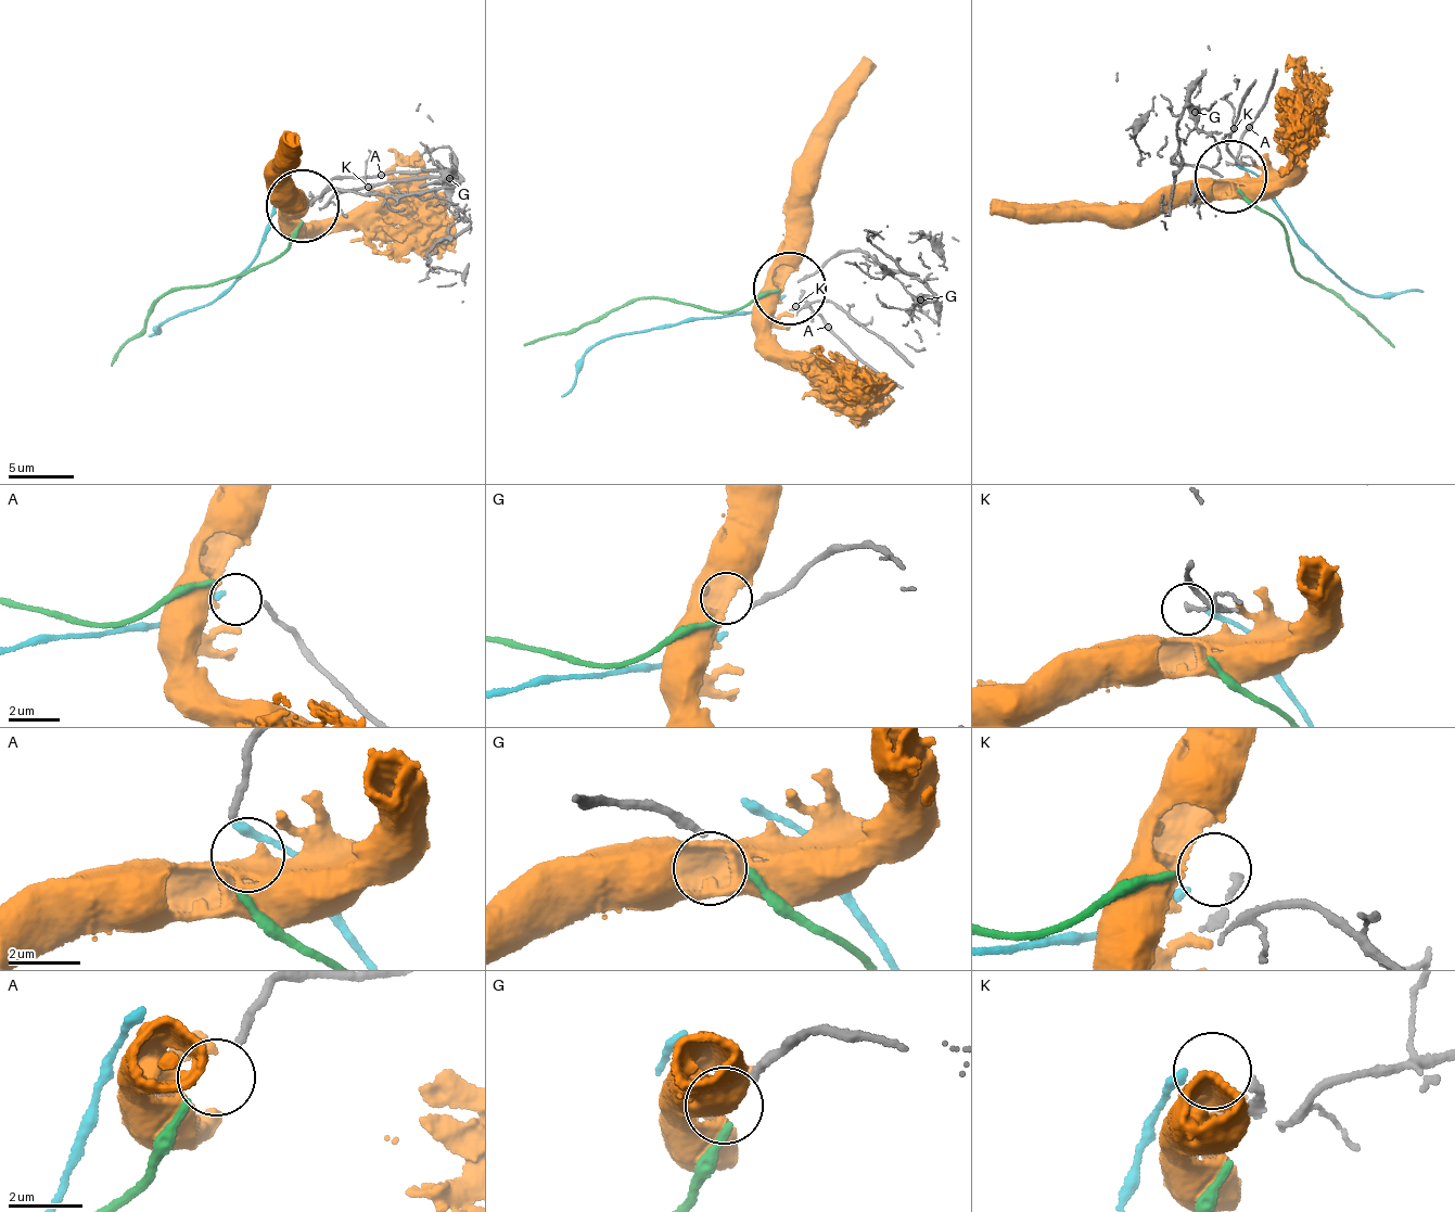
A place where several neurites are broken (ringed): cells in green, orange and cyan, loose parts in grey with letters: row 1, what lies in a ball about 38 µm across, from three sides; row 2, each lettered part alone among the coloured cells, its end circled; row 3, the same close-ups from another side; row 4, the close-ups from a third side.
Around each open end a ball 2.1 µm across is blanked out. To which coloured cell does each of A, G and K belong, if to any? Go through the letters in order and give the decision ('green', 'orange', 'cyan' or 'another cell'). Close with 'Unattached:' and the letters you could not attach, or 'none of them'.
A: another cell
G: another cell
K: cyan
Unattached: A, G

